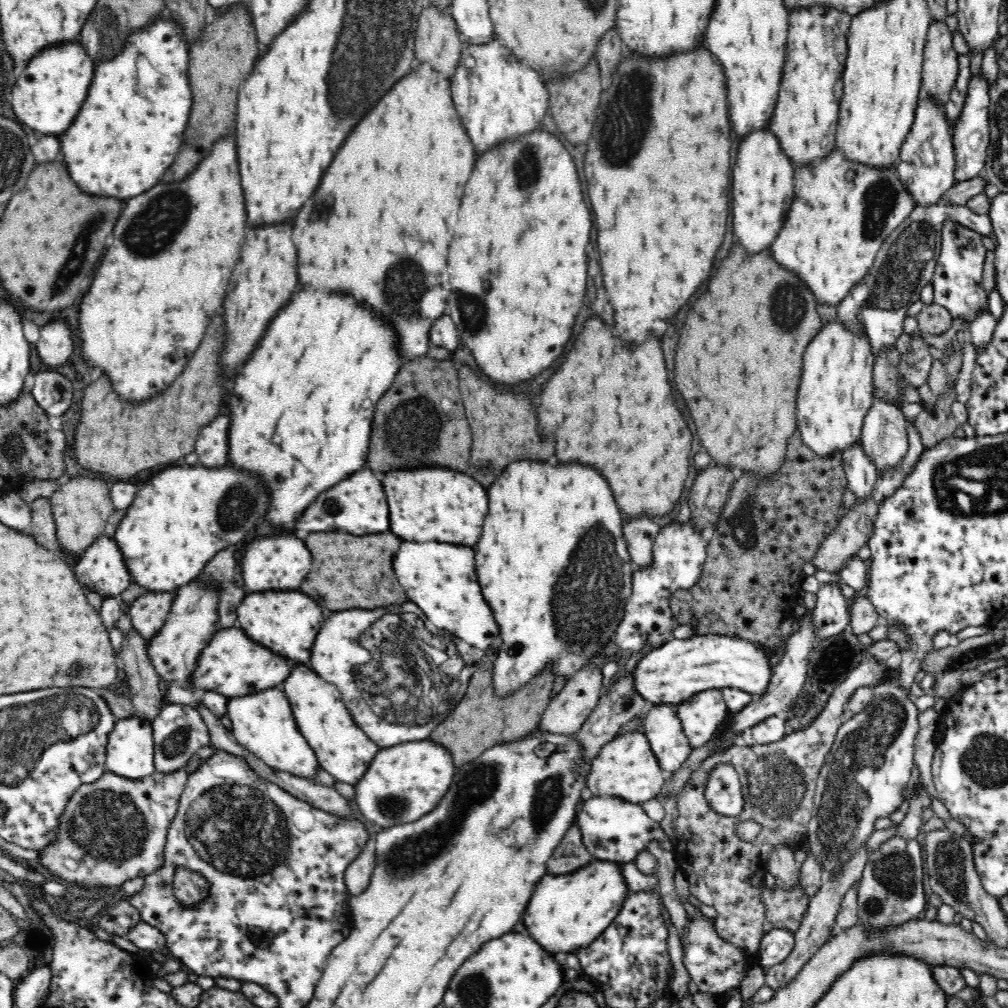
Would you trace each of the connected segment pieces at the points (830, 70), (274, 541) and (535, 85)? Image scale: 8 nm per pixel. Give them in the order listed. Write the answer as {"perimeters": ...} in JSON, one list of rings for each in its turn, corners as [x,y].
{"perimeters":[[[[825,6],[794,8],[788,14],[786,60],[769,129],[794,166],[816,164],[836,146],[843,72],[847,58],[847,34],[852,15]]],[[[266,536],[258,538],[246,548],[242,560],[242,576],[248,592],[266,592],[266,590],[298,590],[306,574],[312,568],[312,558],[302,540],[294,536]]],[[[500,40],[488,44],[465,44],[454,76],[450,79],[456,112],[478,154],[506,140],[518,140],[540,128],[549,109],[549,92],[540,74],[516,62]]]]}

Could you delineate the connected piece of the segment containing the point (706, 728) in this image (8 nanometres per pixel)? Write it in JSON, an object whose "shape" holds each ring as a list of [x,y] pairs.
{"shape":[[[720,689],[702,691],[678,704],[677,717],[691,748],[700,748],[721,732],[732,712],[726,706]]]}

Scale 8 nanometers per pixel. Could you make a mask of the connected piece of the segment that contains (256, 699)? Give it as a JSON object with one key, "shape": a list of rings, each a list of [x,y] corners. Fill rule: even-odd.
{"shape":[[[270,688],[262,694],[228,699],[226,714],[231,720],[234,738],[252,752],[252,755],[264,760],[264,763],[276,771],[286,771],[315,780],[315,772],[320,768],[319,763],[316,766],[316,756],[312,748],[296,730],[298,726],[284,692]]]}

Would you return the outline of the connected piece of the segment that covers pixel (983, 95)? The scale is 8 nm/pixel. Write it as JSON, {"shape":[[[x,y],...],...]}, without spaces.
{"shape":[[[983,72],[970,76],[968,82],[968,96],[966,96],[966,104],[962,108],[962,114],[958,116],[956,127],[951,131],[953,134],[953,147],[955,152],[954,178],[955,182],[964,182],[972,180],[975,176],[984,173],[986,162],[987,148],[989,144],[989,108],[990,93],[987,80],[984,78]]]}

